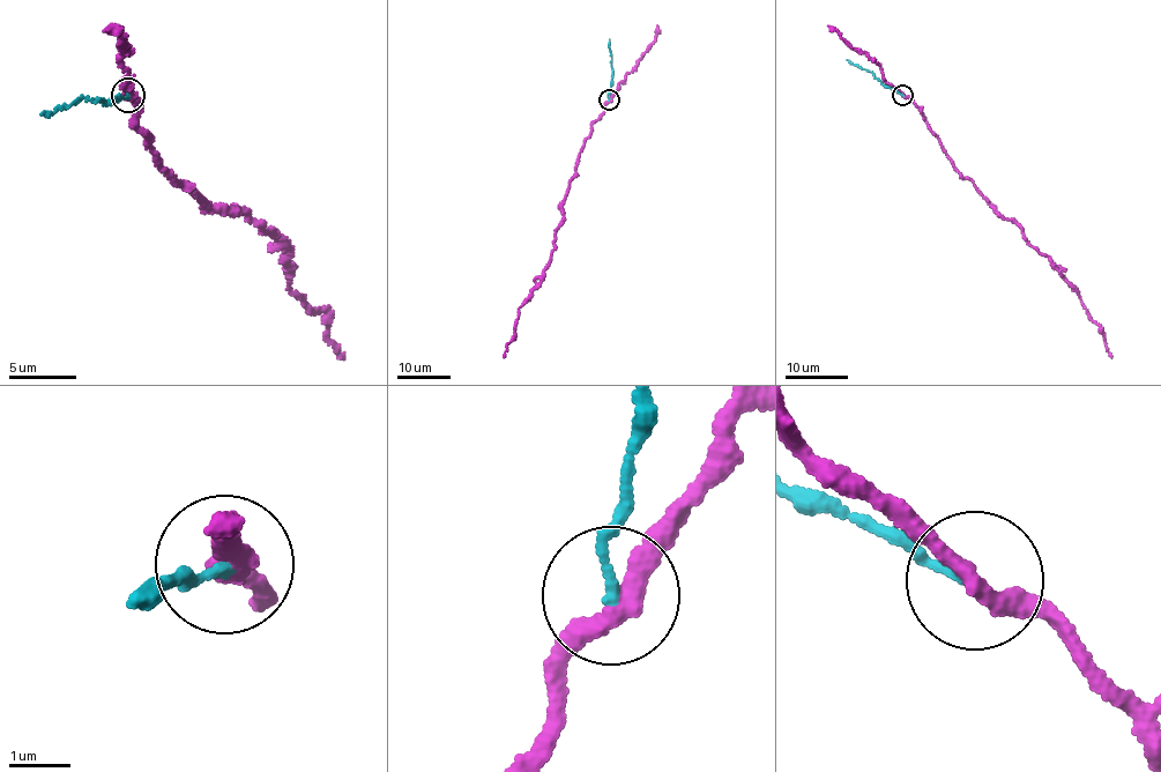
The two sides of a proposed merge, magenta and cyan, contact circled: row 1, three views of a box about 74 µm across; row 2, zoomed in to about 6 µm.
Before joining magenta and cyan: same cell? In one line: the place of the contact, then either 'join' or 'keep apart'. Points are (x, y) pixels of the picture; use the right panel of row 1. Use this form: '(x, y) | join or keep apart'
(902, 95) | keep apart

